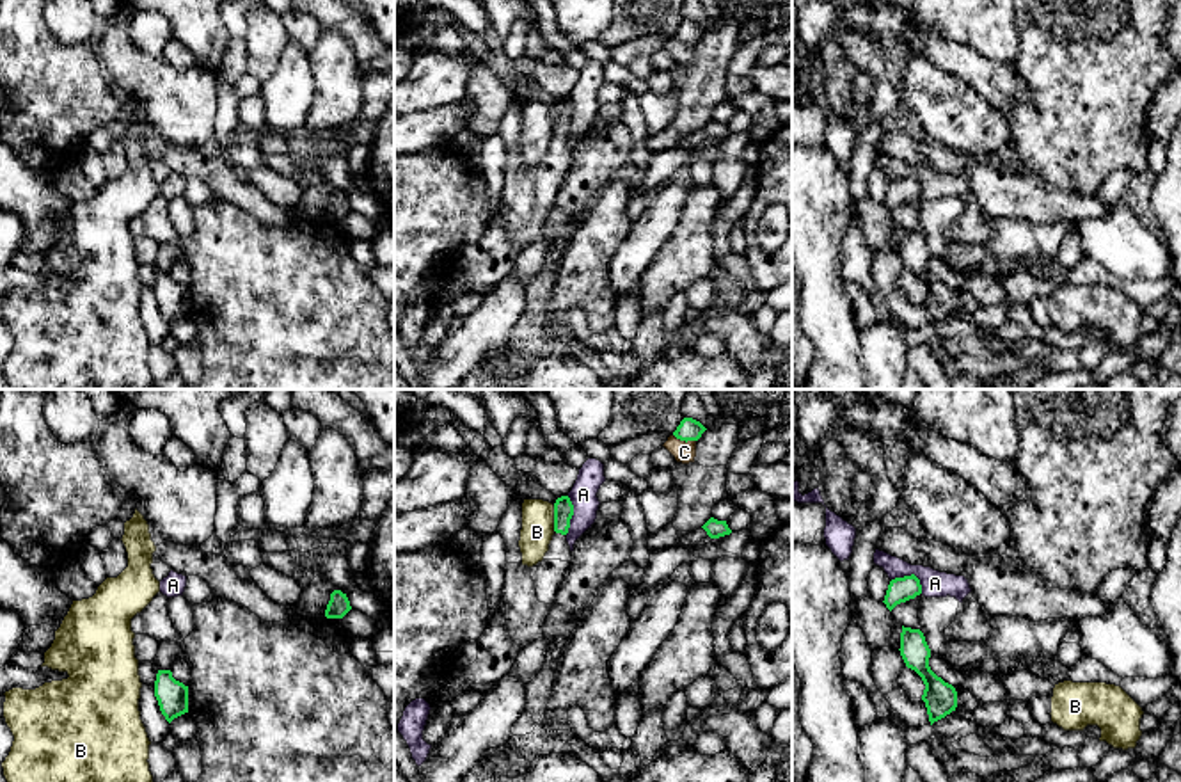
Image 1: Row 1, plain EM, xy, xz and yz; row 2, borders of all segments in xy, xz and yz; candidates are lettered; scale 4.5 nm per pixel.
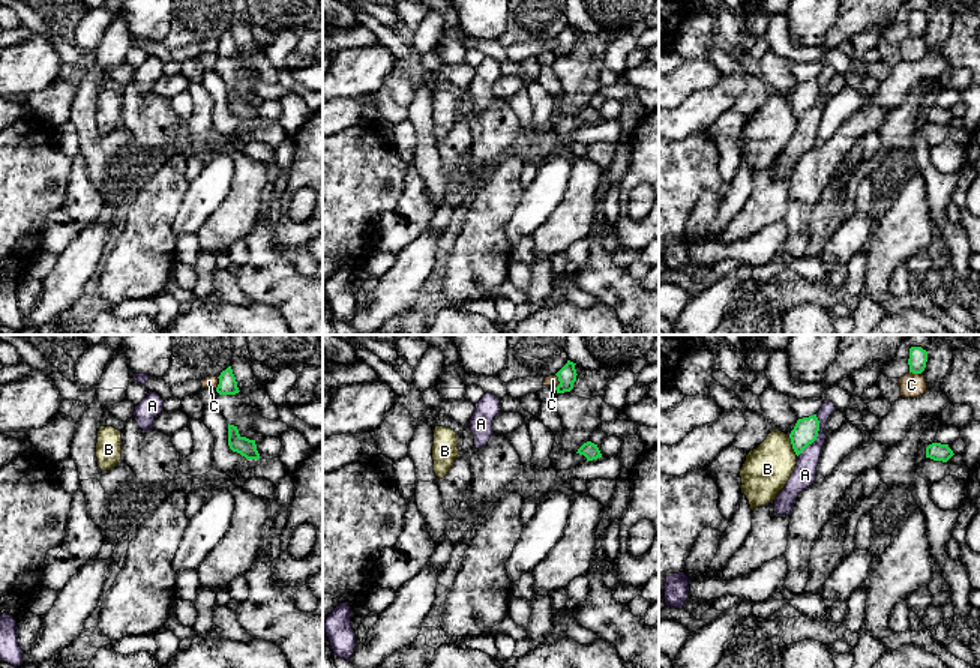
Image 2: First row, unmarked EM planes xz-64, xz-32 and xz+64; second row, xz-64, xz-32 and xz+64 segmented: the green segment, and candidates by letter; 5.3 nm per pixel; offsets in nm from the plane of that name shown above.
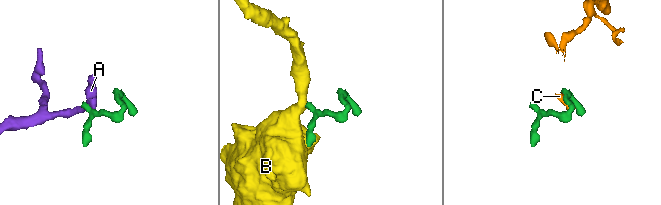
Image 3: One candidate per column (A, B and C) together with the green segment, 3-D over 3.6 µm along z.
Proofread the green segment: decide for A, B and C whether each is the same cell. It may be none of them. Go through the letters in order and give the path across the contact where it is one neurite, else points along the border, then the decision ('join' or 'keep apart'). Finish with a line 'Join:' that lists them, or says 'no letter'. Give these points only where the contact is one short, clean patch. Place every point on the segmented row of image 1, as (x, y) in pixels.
A: border along yz (892, 578), (913, 574), (922, 592); keep apart
B: border along xz (553, 505), (554, 530); keep apart
C: border along xz (673, 434), (684, 441), (695, 441); keep apart
Join: no letter

